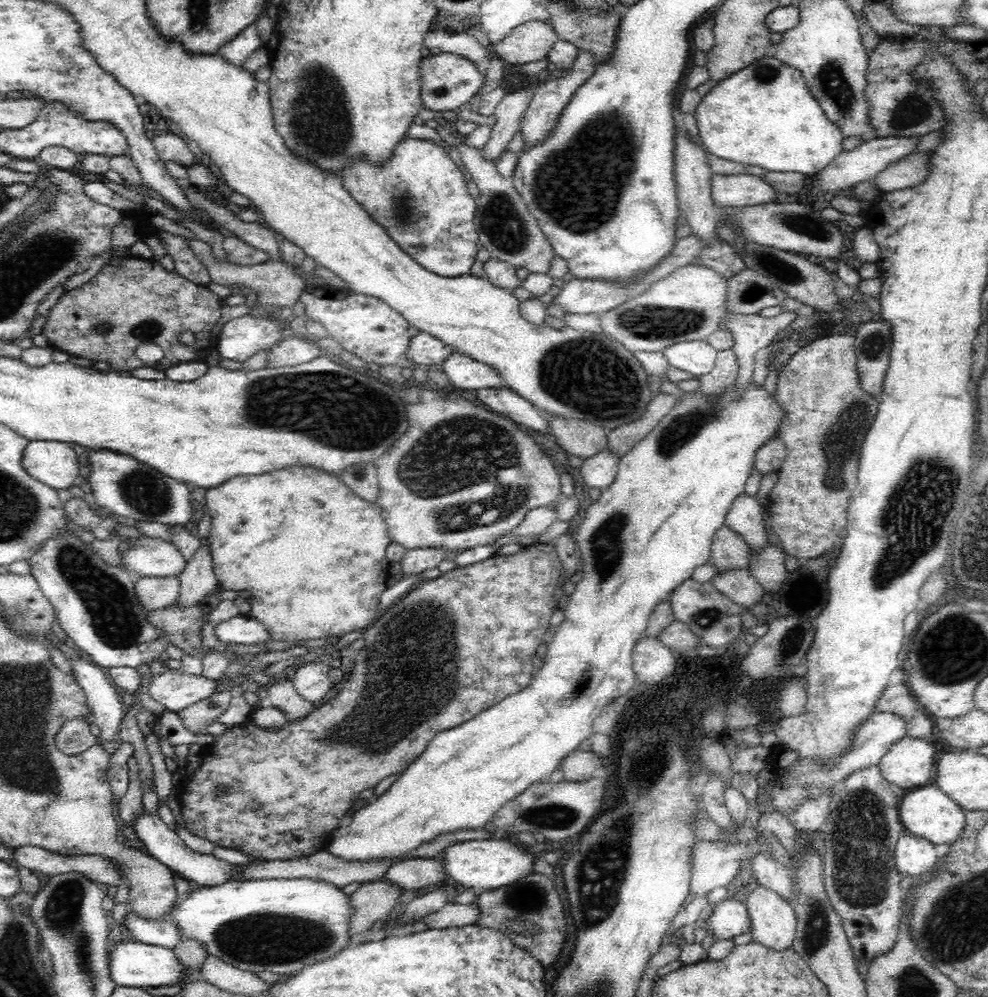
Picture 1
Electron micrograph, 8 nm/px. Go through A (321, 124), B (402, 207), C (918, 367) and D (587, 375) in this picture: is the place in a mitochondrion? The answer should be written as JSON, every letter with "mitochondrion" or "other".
{"A":"mitochondrion","B":"mitochondrion","C":"other","D":"mitochondrion"}

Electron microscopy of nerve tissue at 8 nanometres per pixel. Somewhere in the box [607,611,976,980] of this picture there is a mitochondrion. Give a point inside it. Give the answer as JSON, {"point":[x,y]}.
{"point":[860,832]}

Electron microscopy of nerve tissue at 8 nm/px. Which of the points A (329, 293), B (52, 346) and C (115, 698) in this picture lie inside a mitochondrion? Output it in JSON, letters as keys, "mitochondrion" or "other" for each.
{"A":"other","B":"other","C":"other"}

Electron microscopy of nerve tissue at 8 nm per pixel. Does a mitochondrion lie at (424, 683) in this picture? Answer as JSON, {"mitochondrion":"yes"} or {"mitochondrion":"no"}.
{"mitochondrion":"yes"}

